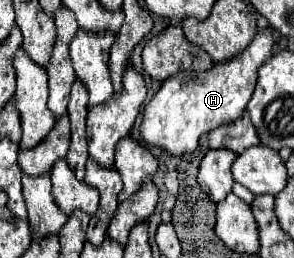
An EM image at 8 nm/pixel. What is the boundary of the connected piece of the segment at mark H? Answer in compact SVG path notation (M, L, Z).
M267 27L265 31L257 31L251 45L235 59L229 59L225 63L215 63L215 67L207 73L179 71L179 75L173 75L167 81L163 81L161 89L153 95L153 99L145 107L143 123L139 129L141 139L147 145L159 147L175 157L193 153L197 149L197 141L201 135L221 125L229 125L231 121L237 121L243 115L247 101L251 99L255 89L257 71L271 55L271 47L273 47L273 37L271 29Z

